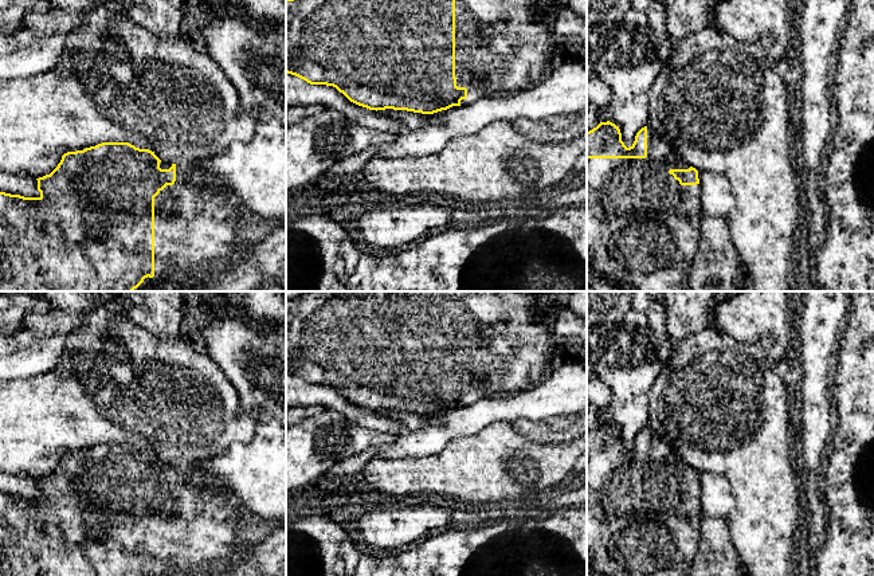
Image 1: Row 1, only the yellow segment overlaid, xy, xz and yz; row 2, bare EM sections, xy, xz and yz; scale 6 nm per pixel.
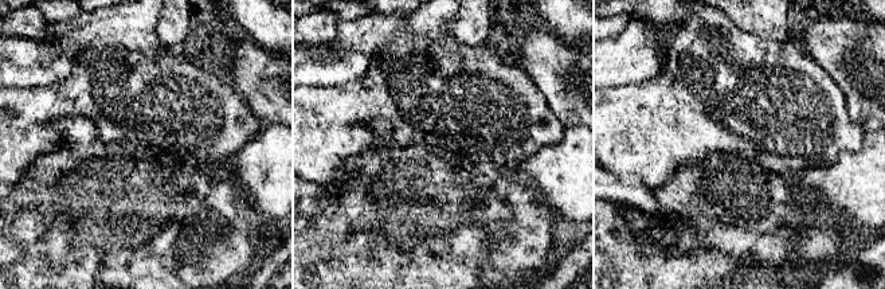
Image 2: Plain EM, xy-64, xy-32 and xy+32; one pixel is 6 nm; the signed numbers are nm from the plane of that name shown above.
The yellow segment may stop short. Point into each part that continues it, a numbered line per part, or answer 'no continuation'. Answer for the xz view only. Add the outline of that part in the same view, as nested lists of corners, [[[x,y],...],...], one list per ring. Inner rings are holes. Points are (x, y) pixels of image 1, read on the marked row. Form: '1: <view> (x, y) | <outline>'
1: xz (501, 46) | [[[455,0],[455,78],[467,89],[460,105],[536,85],[557,60],[559,46],[537,0]]]

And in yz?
1: yz (642, 226) | [[[648,125],[646,158],[587,158],[589,271],[630,291],[686,291],[703,218],[701,185],[681,185],[669,171],[689,168]]]

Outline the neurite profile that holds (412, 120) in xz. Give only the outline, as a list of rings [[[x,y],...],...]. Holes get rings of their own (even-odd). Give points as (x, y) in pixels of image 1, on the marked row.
[[[385,109],[385,110],[377,110],[377,113],[399,119],[408,128],[422,128],[423,125],[435,121],[434,114],[422,114],[407,110]]]

